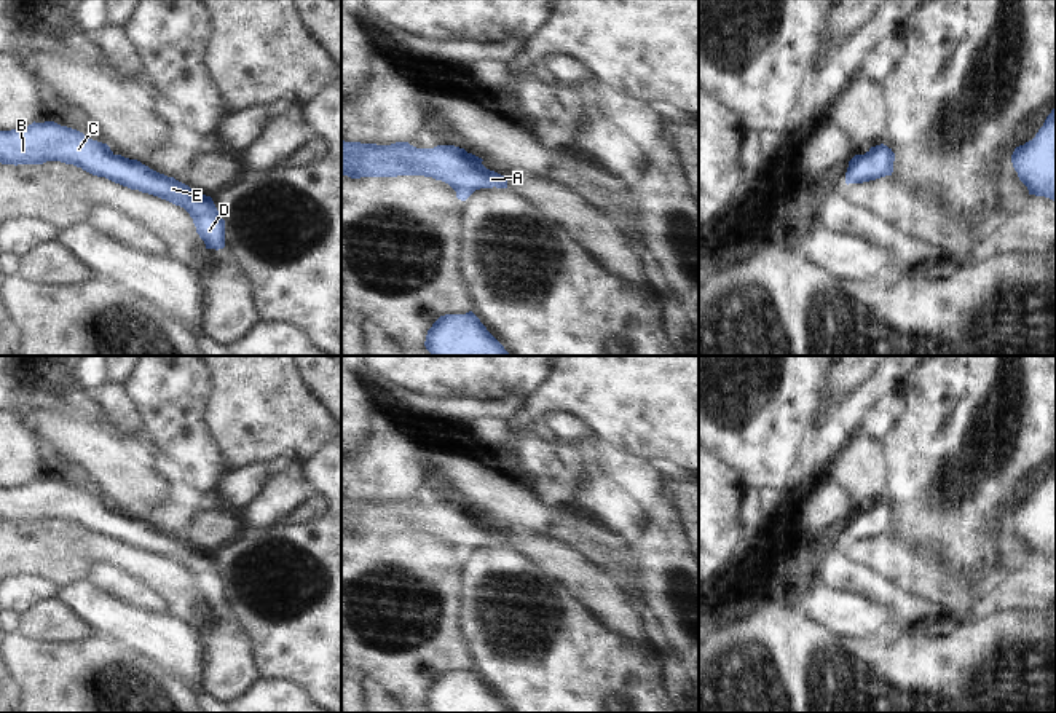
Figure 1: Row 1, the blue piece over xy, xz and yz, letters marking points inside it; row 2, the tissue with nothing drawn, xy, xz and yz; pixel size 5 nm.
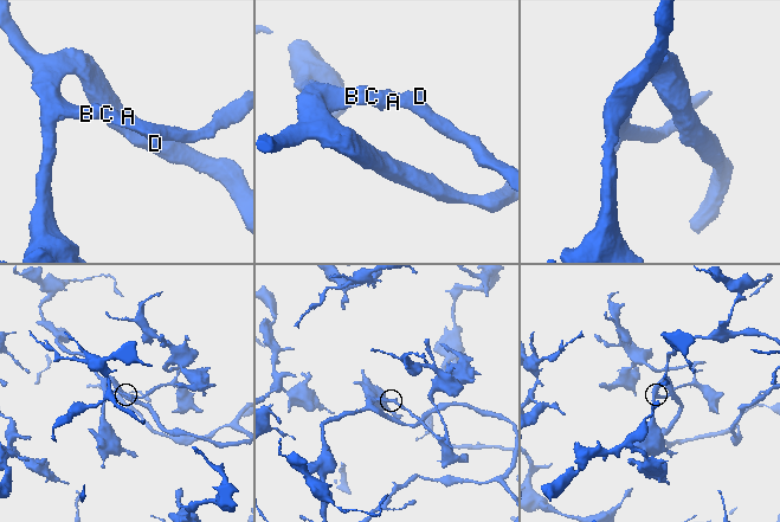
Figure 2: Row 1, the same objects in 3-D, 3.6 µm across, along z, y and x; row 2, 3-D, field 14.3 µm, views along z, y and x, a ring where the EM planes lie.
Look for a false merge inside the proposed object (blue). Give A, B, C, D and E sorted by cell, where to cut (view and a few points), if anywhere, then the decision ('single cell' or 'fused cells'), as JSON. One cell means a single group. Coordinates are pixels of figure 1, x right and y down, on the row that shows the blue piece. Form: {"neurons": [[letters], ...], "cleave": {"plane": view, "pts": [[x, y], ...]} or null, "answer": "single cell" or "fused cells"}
{"neurons": [["A", "B", "C", "D", "E"]], "cleave": null, "answer": "single cell"}

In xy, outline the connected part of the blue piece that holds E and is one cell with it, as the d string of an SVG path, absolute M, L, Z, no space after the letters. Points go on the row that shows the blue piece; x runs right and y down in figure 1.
M54 121L32 123L24 129L0 131L2 164L43 164L61 161L183 207L206 249L225 247L225 220L211 196L160 174L137 160L115 155L107 144Z

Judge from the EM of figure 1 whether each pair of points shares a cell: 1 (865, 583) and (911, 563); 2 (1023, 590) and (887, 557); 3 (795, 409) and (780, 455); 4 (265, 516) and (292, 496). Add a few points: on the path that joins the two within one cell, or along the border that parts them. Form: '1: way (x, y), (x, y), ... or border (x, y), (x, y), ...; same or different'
1: border (847, 559), (871, 568), (895, 586), (914, 594); different
2: border (1013, 570), (967, 608); different
3: way (784, 420), (780, 423), (780, 444); same
4: way (271, 509), (286, 496); same

